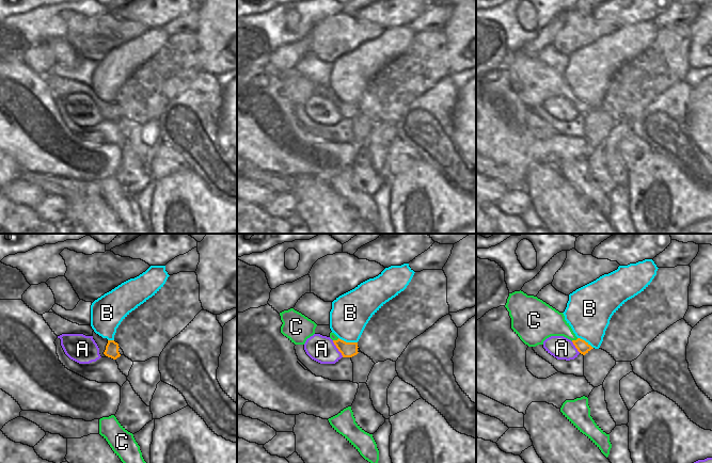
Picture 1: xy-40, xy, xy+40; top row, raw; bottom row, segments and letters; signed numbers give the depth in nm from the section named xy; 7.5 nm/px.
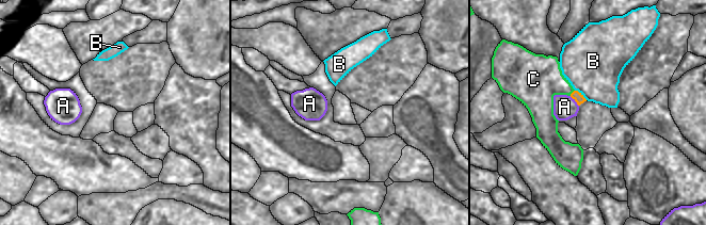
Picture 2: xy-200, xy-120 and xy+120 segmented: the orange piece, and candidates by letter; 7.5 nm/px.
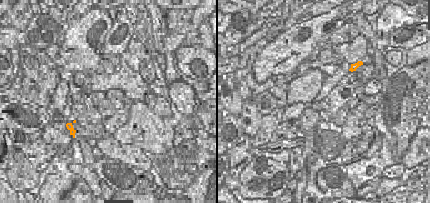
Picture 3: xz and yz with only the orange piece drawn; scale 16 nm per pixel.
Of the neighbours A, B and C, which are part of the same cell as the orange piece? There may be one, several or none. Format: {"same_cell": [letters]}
{"same_cell": ["C"]}

